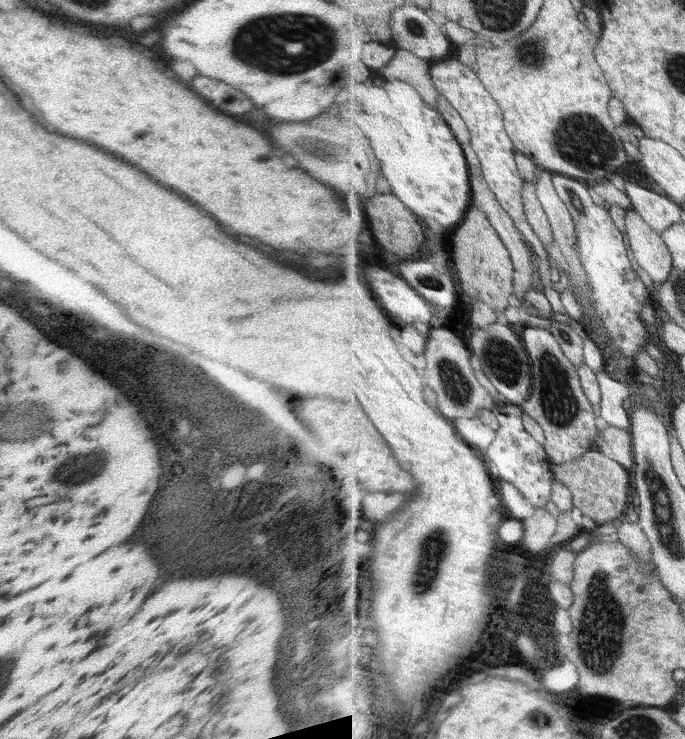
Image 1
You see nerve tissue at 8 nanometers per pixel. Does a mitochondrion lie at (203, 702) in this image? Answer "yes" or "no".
no

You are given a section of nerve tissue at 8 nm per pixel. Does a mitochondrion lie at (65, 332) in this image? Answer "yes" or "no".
no

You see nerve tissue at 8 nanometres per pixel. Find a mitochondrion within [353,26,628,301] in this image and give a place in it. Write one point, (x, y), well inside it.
(533, 54)

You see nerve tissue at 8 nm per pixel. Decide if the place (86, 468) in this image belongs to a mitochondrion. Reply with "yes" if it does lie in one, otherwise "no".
yes

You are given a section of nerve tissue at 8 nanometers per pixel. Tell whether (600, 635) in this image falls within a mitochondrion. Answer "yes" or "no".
yes

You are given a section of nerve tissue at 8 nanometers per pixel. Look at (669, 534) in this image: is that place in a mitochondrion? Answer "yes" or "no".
yes

